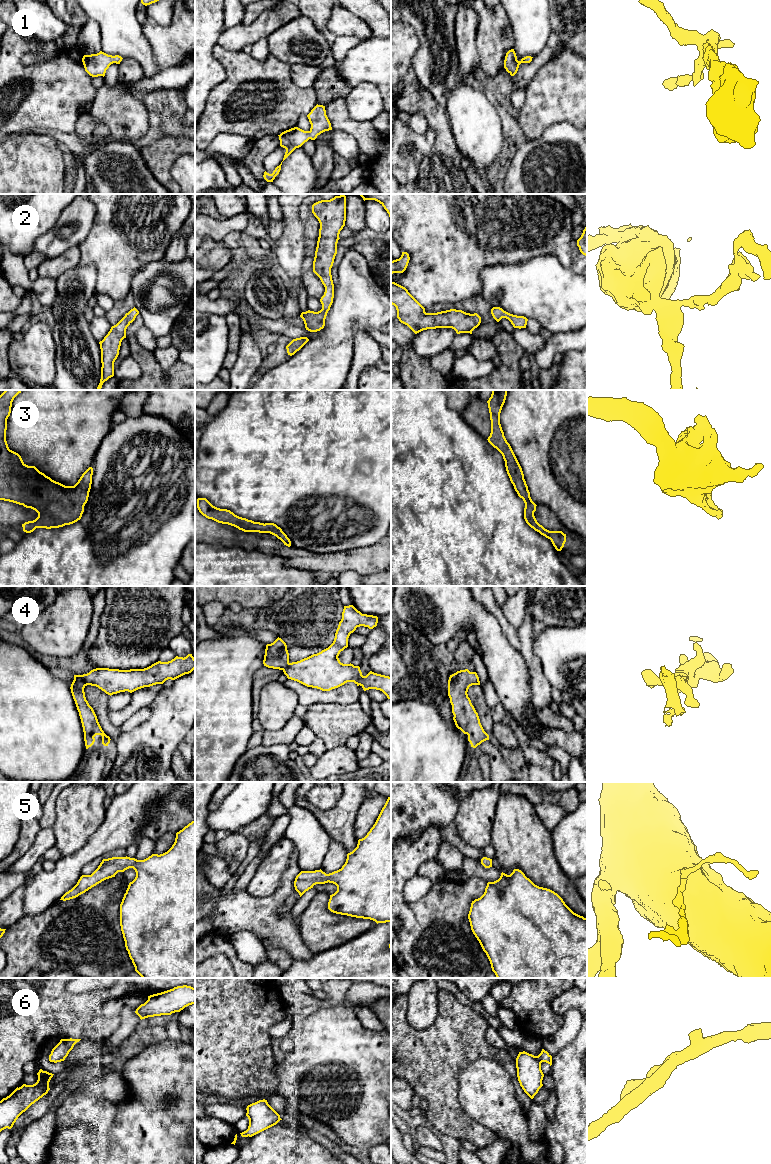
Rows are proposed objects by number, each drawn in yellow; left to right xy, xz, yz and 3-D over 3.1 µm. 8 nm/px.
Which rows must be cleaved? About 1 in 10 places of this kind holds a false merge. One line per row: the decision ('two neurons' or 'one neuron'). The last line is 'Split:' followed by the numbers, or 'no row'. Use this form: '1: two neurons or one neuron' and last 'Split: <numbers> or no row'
1: one neuron
2: one neuron
3: one neuron
4: one neuron
5: one neuron
6: one neuron
Split: no row

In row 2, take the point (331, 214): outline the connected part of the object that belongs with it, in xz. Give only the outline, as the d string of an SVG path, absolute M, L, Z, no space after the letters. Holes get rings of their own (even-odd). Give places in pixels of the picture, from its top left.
M345 194L314 203L312 213L320 223L313 272L320 278L325 287L325 292L320 299L322 309L318 312L310 310L302 312L300 317L304 321L306 330L317 332L324 328L327 313L333 303L334 284L331 268L337 254L339 234L346 221Z

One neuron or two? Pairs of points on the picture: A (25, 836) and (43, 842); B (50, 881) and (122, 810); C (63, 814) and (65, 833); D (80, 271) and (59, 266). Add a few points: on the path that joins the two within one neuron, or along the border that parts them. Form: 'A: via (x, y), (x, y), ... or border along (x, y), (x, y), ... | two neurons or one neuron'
A: border along (41, 828), (28, 850), (20, 858) | two neurons
B: via (70, 868), (110, 830) | one neuron
C: via (65, 819), (65, 828) | one neuron
D: border along (79, 262), (62, 272), (55, 279) | two neurons

